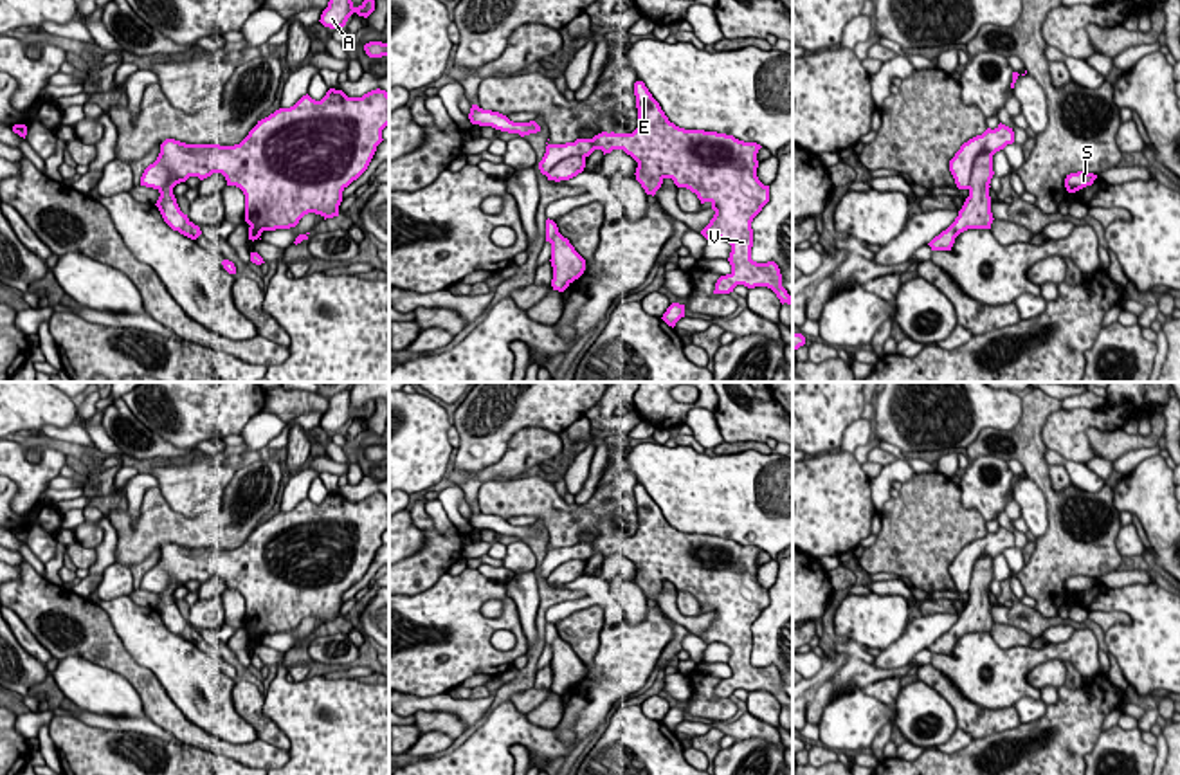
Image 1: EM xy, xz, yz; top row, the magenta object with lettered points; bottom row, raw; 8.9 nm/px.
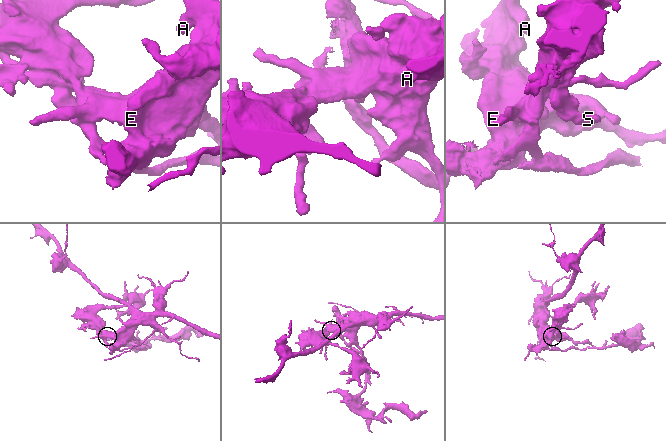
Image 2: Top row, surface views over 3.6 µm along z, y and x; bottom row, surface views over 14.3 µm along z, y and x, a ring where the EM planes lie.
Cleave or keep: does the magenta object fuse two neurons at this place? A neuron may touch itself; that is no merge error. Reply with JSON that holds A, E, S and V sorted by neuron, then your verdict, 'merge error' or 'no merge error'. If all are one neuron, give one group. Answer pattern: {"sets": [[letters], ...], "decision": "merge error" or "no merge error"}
{"sets": [["A", "E", "S", "V"]], "decision": "no merge error"}

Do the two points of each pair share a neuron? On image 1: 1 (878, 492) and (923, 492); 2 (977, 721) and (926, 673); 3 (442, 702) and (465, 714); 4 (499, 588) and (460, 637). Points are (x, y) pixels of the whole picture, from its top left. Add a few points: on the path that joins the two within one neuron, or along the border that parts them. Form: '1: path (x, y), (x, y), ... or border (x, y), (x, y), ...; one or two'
1: border (890, 496), (880, 510); two
2: path (964, 709), (939, 683); one
3: path (447, 703), (460, 709); one
4: path (485, 590), (460, 615), (460, 622); one

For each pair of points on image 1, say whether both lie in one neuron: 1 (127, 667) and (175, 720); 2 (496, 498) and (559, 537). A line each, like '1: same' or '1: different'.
1: same
2: same

